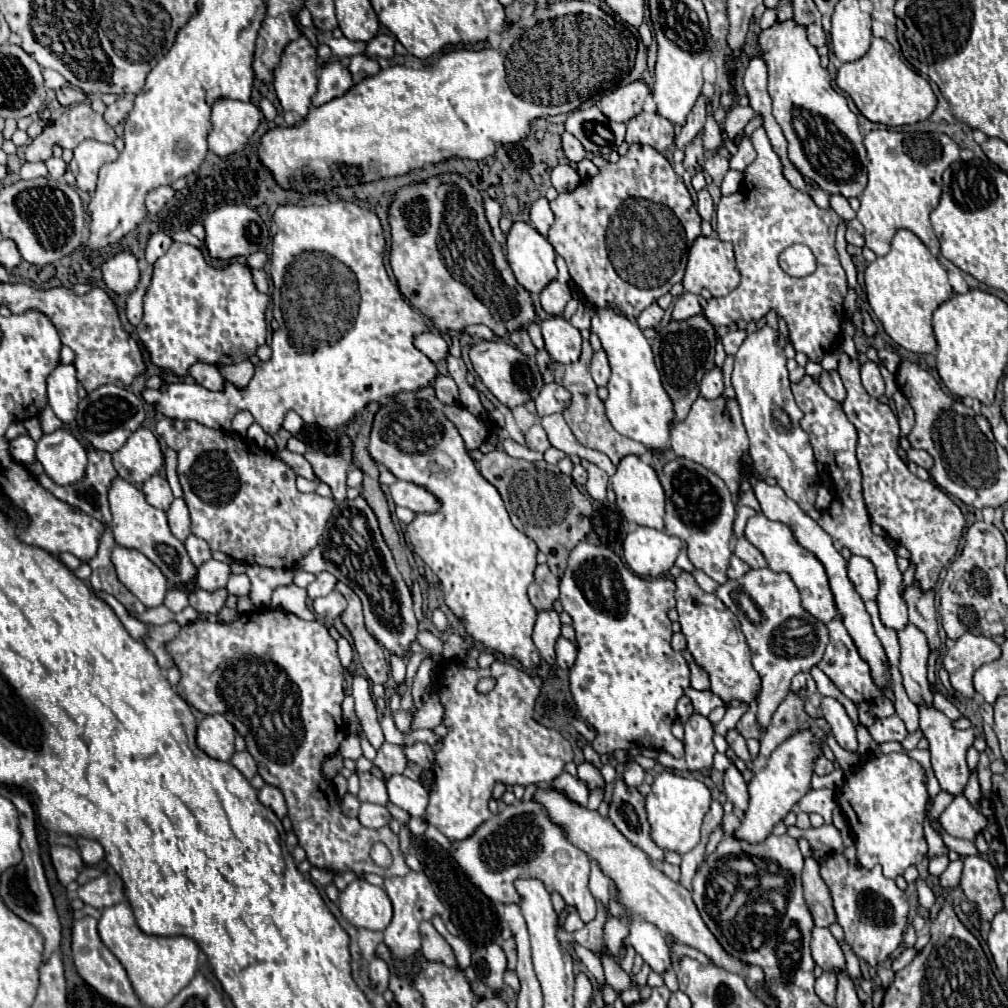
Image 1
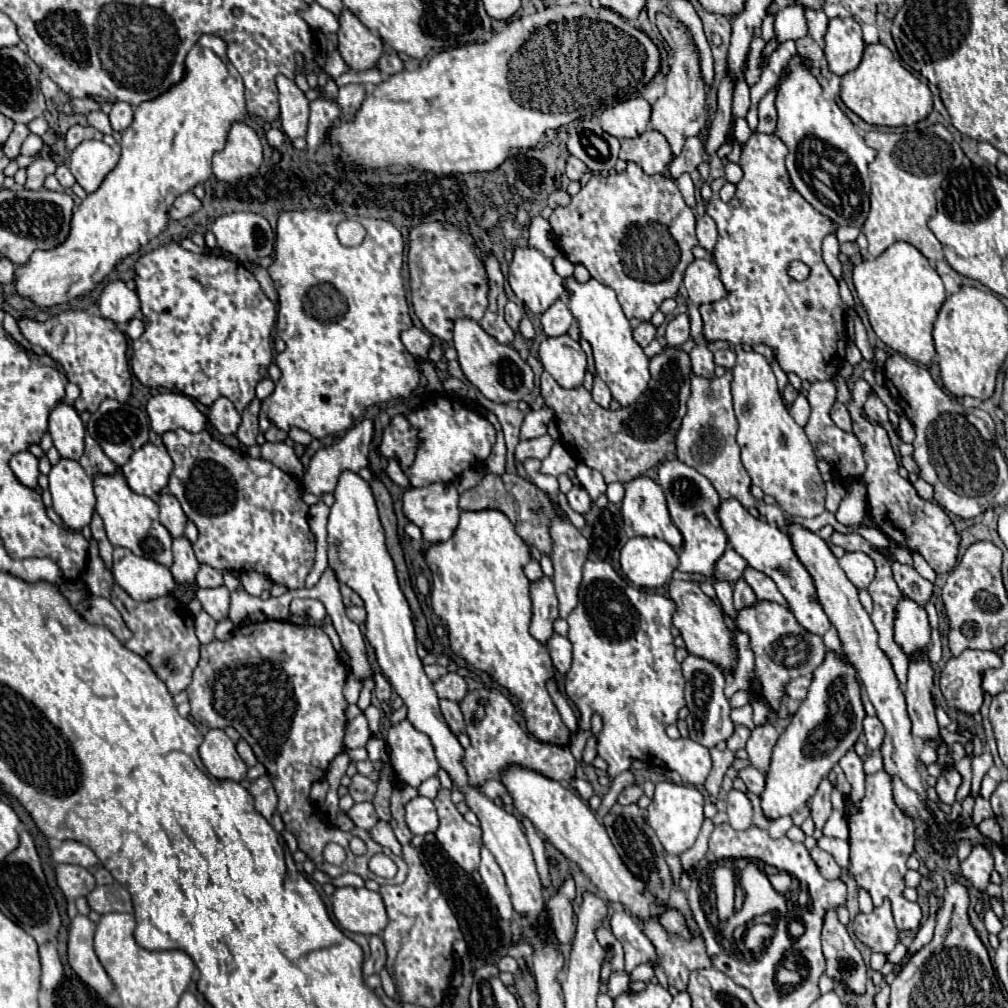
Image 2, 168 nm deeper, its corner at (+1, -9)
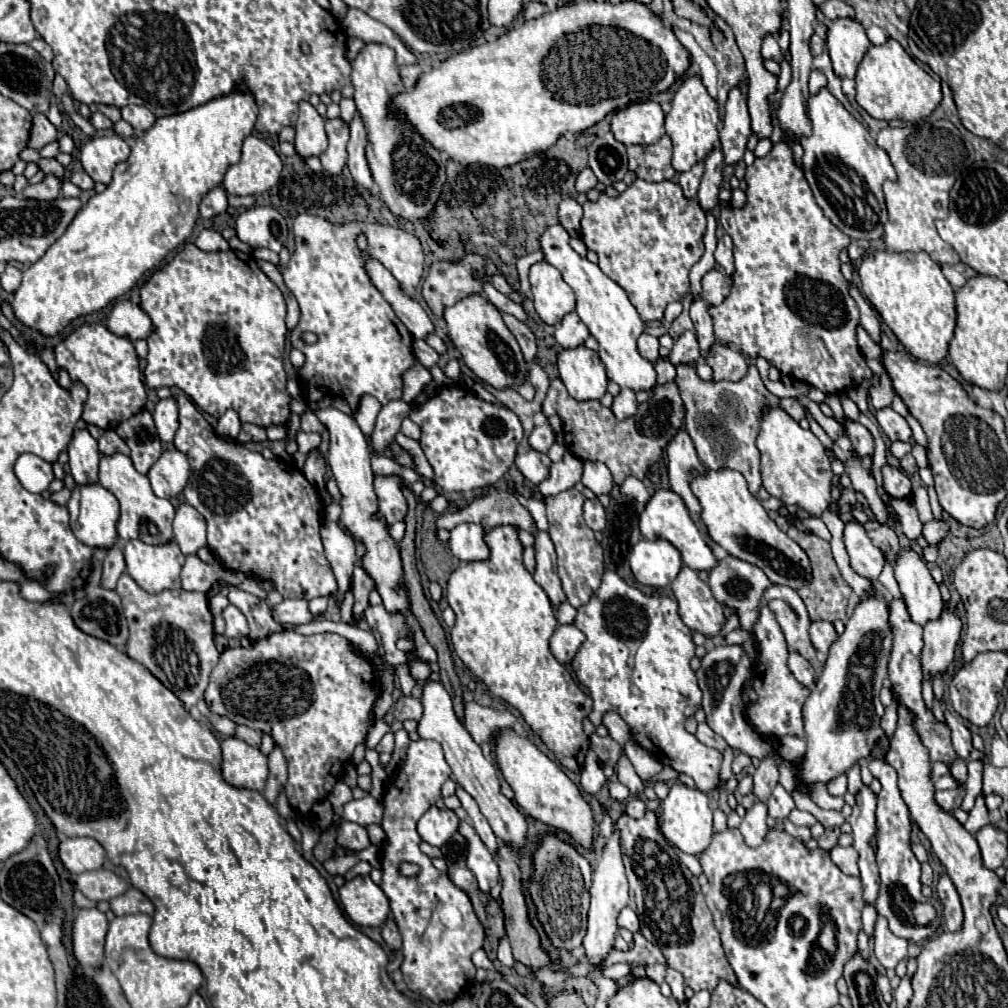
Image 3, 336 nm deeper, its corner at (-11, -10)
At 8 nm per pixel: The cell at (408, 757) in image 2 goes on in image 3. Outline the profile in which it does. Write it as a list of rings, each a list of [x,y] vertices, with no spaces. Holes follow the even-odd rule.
[[[417,740],[409,744],[405,762],[397,770],[395,778],[387,782],[383,794],[383,822],[381,828],[387,834],[383,848],[383,880],[381,890],[389,898],[391,912],[401,928],[403,936],[403,964],[401,972],[409,990],[425,996],[435,1004],[453,1002],[467,982],[475,976],[475,966],[471,956],[475,950],[483,948],[485,928],[477,914],[473,912],[469,896],[457,888],[447,874],[439,872],[431,858],[419,850],[419,834],[415,830],[417,820],[441,798],[441,786],[451,778],[451,768],[445,762],[443,748],[435,740]],[[413,862],[421,872],[413,878],[401,874],[401,864]]]

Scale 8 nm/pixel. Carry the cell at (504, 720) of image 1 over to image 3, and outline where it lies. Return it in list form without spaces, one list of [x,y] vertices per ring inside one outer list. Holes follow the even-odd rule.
[[[461,822],[459,832],[467,838],[469,842],[469,854],[467,854],[467,866],[469,870],[477,876],[479,882],[479,890],[481,892],[489,892],[497,880],[499,880],[499,868],[497,862],[493,858],[493,854],[485,848],[485,844],[481,842],[481,838],[477,836],[477,832],[473,832],[473,826],[469,826],[467,822]]]

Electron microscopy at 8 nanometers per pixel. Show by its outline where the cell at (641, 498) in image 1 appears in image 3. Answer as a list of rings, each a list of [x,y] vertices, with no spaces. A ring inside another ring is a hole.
[[[657,490],[651,500],[647,502],[643,514],[641,514],[641,520],[639,520],[639,528],[641,528],[641,534],[647,538],[647,540],[657,540],[657,538],[663,538],[667,542],[671,542],[679,554],[681,554],[681,560],[683,564],[687,564],[691,570],[705,570],[705,572],[711,572],[715,566],[717,566],[717,558],[715,554],[711,552],[711,548],[705,544],[703,540],[703,534],[701,530],[695,526],[695,522],[691,520],[691,514],[689,510],[685,508],[681,496],[677,496],[673,490]]]

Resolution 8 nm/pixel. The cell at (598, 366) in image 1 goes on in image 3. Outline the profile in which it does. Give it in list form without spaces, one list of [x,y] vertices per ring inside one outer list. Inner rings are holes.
[[[623,388],[619,392],[619,396],[613,400],[613,406],[611,406],[613,414],[617,420],[625,420],[629,416],[633,416],[637,412],[637,398],[635,398],[635,392],[629,390],[629,388]]]

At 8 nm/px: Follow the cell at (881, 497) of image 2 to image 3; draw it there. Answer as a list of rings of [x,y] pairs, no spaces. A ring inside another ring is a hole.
[[[883,466],[883,488],[889,496],[911,498],[911,480],[895,466]]]

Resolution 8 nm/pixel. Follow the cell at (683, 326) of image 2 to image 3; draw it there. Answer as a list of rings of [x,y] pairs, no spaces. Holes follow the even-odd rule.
[[[683,332],[683,334],[679,336],[679,340],[675,342],[671,354],[669,354],[669,362],[671,362],[673,366],[677,366],[677,364],[695,366],[699,358],[701,358],[701,354],[699,354],[697,338],[693,336],[693,332]]]

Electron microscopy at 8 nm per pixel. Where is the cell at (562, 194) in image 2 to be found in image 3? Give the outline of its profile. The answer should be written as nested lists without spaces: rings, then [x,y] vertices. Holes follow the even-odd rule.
[[[565,198],[559,204],[559,224],[569,232],[569,236],[581,234],[581,218],[583,218],[583,208],[577,200]]]

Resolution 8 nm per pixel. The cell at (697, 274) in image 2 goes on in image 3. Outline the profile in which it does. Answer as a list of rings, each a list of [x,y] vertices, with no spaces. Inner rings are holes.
[[[709,270],[703,276],[701,286],[703,286],[701,294],[711,306],[721,304],[725,300],[725,296],[729,296],[729,278],[725,274],[721,274],[719,270]]]

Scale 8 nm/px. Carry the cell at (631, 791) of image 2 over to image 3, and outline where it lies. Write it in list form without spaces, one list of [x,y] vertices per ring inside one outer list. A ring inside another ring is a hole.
[[[629,798],[625,804],[625,814],[631,818],[641,818],[645,816],[645,800],[641,798]]]

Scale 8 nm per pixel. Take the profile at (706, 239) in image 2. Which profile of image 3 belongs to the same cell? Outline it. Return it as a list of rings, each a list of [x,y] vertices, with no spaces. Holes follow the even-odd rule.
[[[725,234],[725,236],[721,236],[717,240],[715,260],[717,260],[717,264],[723,268],[723,272],[727,276],[733,276],[733,272],[735,272],[735,266],[733,266],[733,242],[731,242],[729,234]]]

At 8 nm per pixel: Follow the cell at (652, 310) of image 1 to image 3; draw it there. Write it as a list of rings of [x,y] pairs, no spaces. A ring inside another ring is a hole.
[[[641,334],[637,340],[637,350],[645,360],[655,362],[659,358],[659,340],[649,334]]]

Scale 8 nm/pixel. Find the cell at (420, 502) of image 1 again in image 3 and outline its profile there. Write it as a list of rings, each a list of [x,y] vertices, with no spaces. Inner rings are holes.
[[[459,524],[451,530],[451,552],[463,562],[483,562],[489,558],[485,528],[479,524]]]

